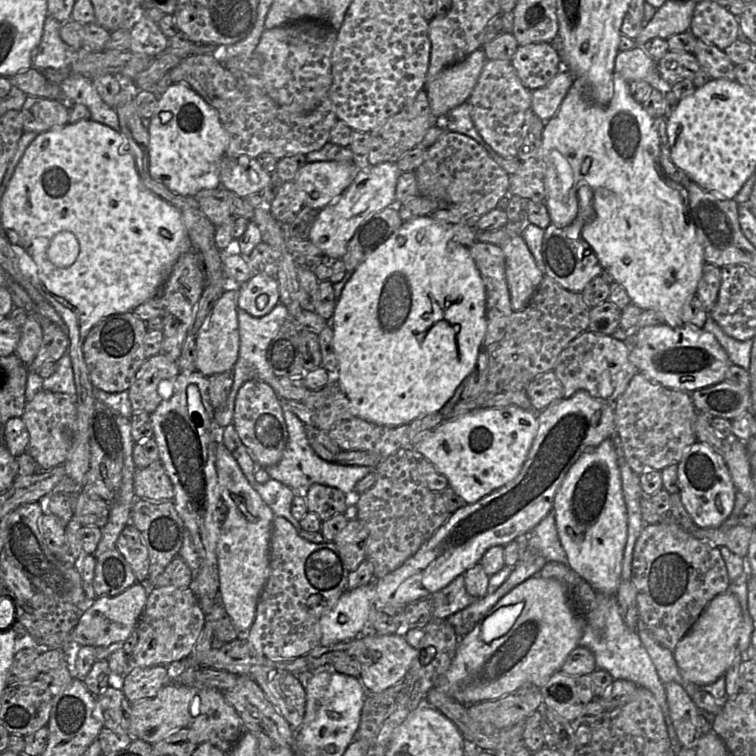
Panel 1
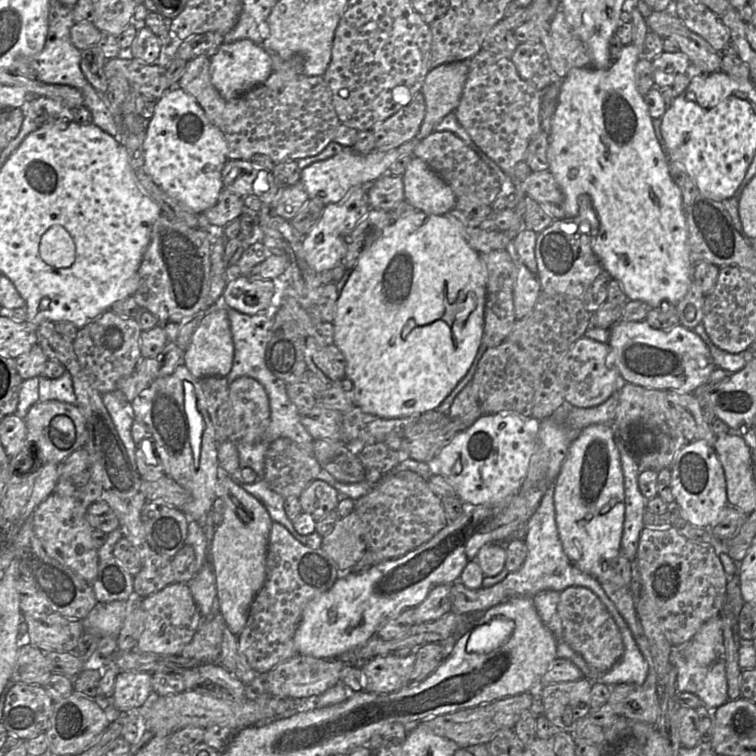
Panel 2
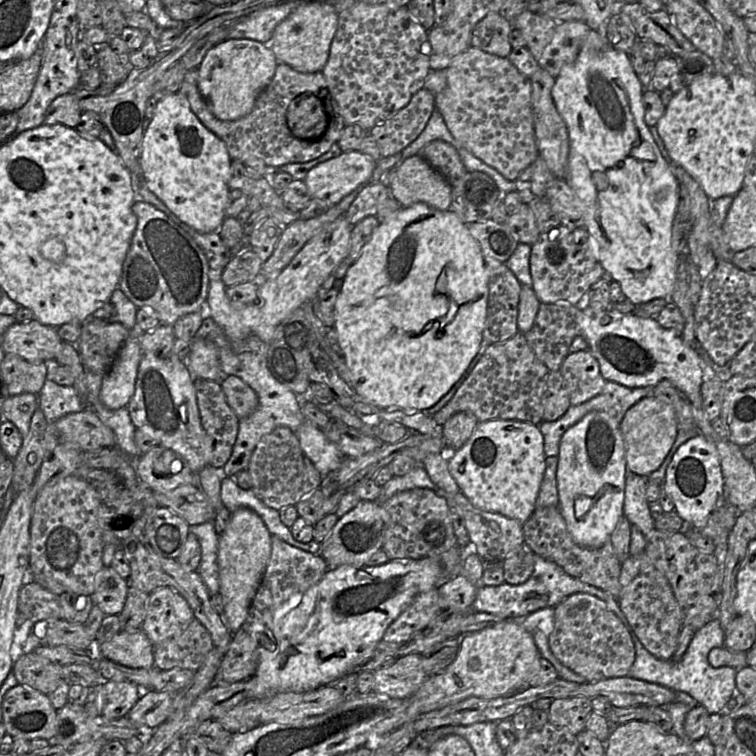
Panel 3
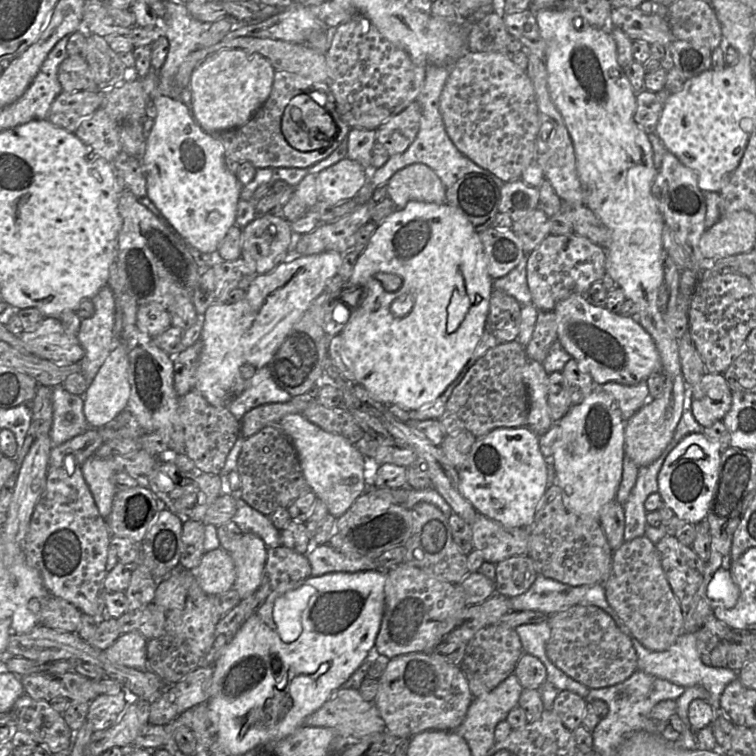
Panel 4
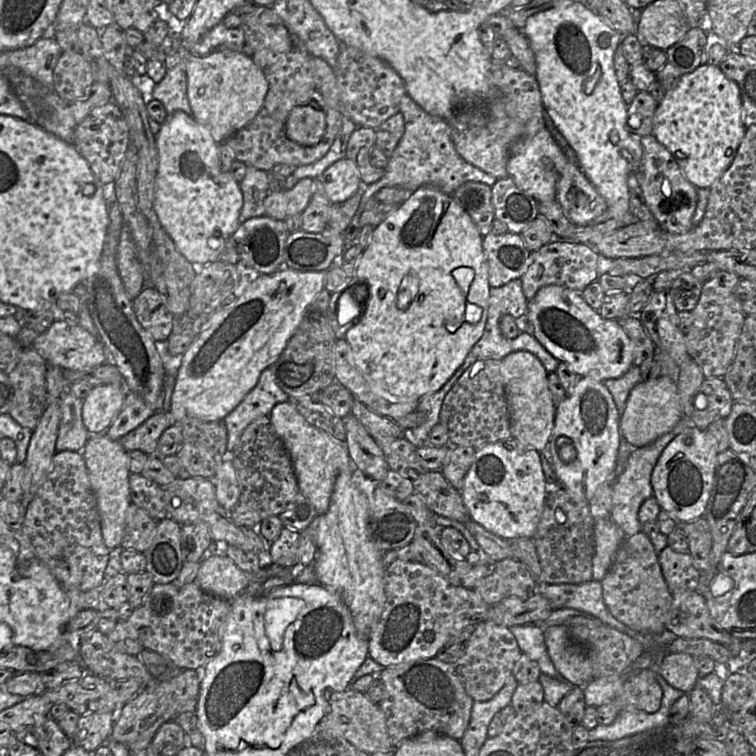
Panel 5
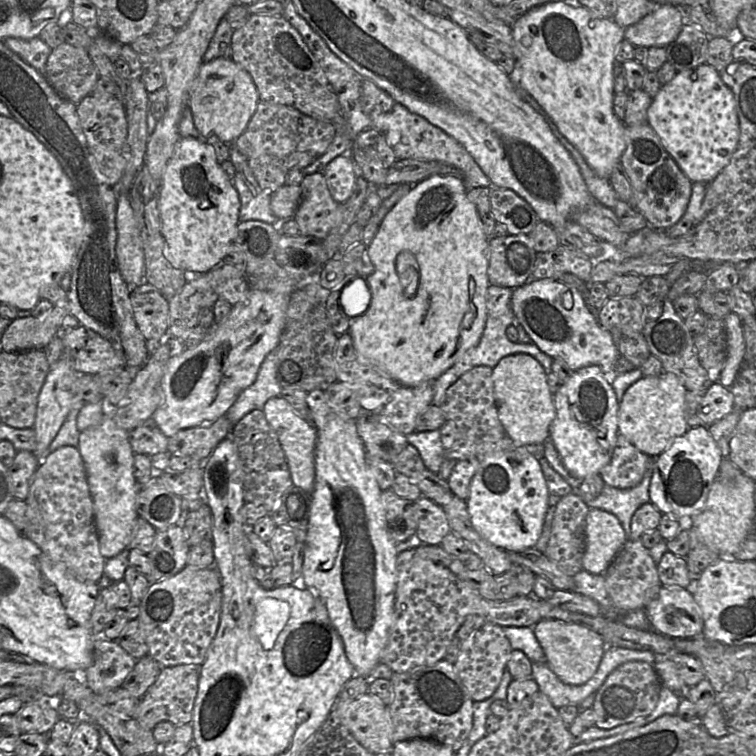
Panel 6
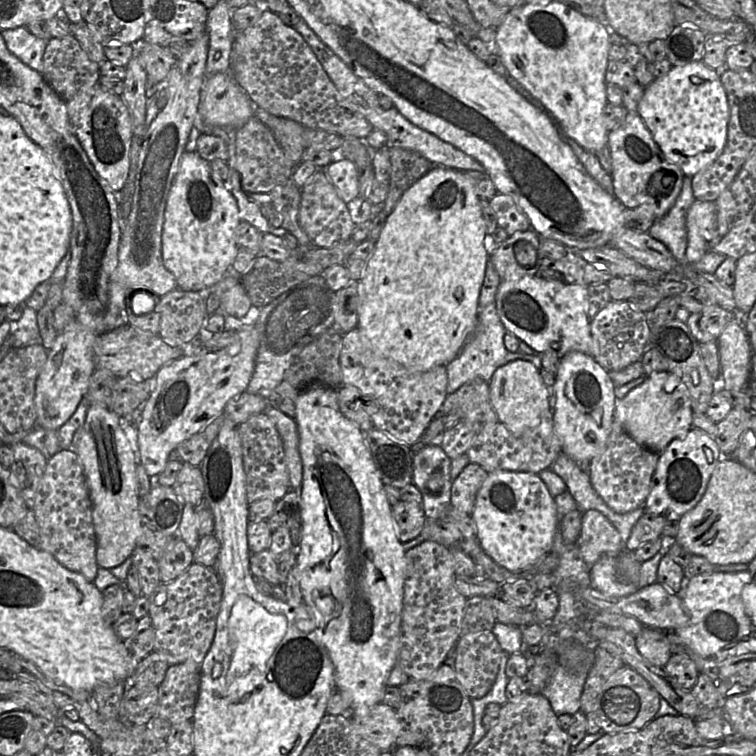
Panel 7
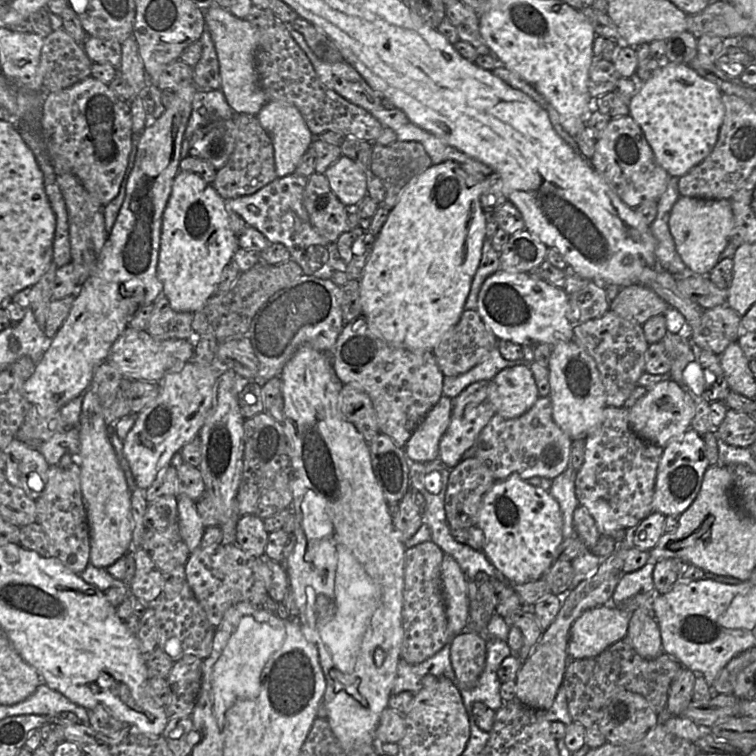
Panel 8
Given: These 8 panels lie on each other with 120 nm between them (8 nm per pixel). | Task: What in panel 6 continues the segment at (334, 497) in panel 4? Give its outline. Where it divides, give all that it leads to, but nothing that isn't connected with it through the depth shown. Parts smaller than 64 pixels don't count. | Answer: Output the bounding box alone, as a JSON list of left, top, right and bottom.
[263,397,317,494]

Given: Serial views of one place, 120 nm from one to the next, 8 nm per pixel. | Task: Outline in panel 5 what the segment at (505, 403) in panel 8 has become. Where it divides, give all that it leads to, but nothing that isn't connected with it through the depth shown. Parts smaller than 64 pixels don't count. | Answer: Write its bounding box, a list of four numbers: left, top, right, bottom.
[501,351,556,451]

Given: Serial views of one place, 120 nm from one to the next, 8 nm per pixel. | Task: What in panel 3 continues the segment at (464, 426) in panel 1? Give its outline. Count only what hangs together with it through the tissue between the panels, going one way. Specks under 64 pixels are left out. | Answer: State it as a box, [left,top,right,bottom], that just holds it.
[448,419,545,526]

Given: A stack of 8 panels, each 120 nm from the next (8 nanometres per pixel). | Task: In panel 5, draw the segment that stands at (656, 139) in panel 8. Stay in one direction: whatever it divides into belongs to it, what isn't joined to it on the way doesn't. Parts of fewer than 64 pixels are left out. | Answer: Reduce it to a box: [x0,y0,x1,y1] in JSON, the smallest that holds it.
[652,64,747,189]

